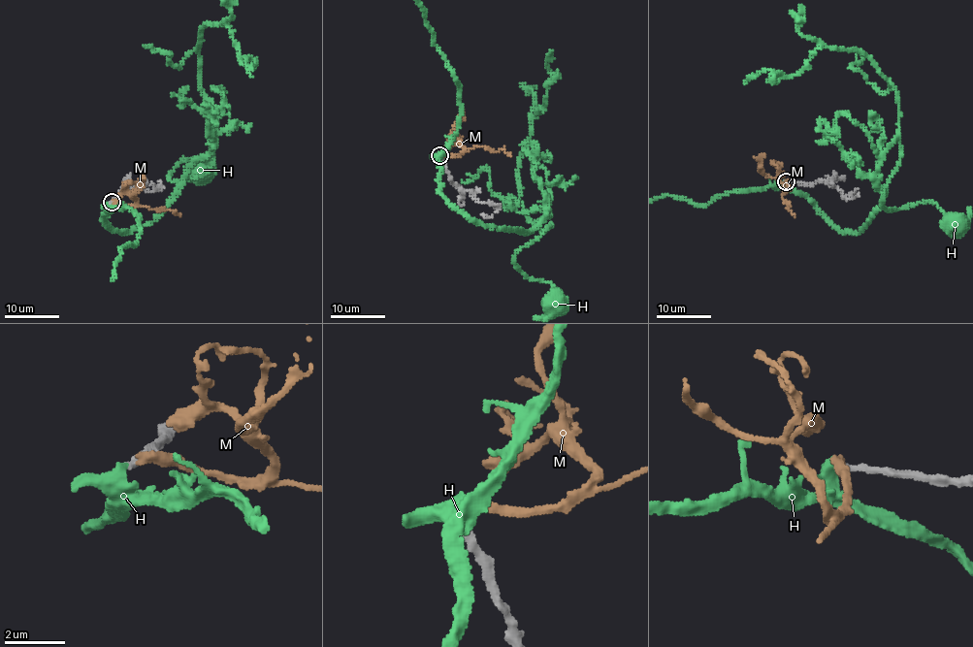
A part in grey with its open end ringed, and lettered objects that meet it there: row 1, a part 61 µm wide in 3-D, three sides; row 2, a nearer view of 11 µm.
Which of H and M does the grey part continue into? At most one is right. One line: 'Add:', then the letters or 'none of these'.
Add: H

